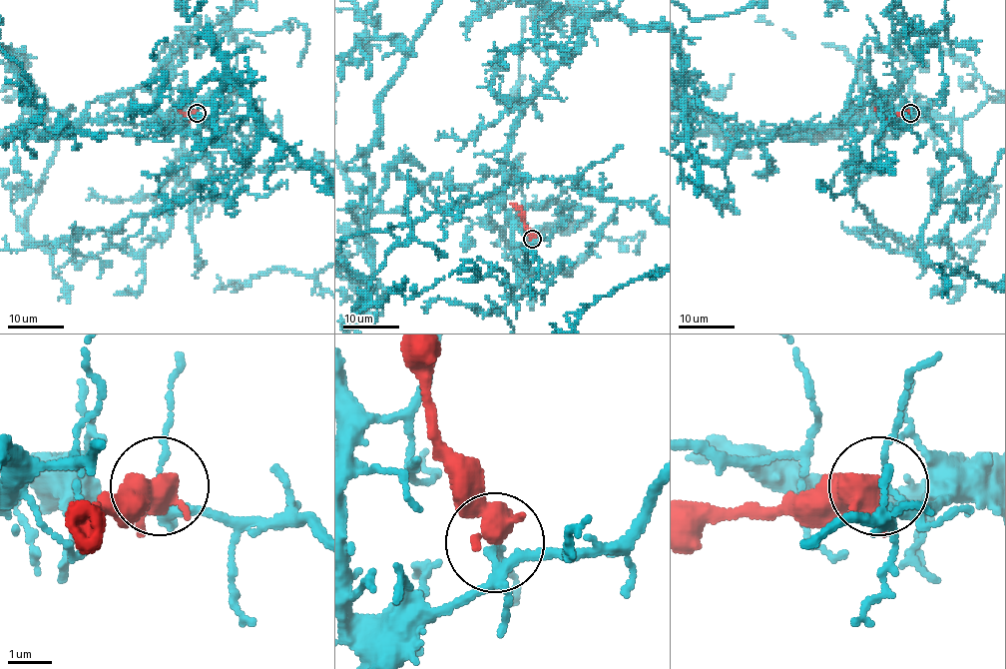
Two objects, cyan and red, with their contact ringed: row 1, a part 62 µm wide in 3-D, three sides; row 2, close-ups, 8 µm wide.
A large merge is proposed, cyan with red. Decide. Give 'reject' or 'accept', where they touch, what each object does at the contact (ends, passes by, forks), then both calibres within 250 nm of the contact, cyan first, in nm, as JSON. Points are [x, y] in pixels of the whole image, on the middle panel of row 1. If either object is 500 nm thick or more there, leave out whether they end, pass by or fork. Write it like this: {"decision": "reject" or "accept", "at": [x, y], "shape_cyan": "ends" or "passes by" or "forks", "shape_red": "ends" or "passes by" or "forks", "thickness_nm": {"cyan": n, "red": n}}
{"decision": "reject", "at": [532, 239], "shape_cyan": "forks", "shape_red": "passes by", "thickness_nm": {"cyan": 160, "red": 440}}

